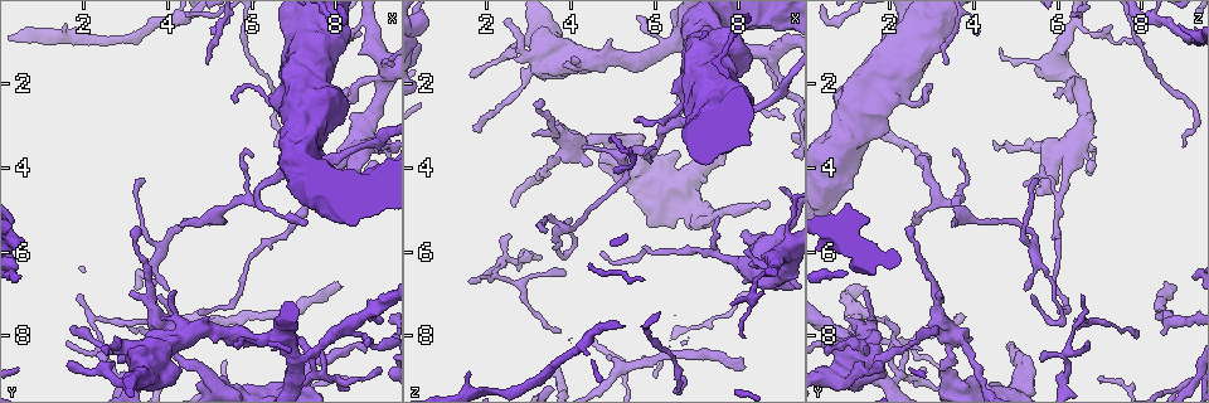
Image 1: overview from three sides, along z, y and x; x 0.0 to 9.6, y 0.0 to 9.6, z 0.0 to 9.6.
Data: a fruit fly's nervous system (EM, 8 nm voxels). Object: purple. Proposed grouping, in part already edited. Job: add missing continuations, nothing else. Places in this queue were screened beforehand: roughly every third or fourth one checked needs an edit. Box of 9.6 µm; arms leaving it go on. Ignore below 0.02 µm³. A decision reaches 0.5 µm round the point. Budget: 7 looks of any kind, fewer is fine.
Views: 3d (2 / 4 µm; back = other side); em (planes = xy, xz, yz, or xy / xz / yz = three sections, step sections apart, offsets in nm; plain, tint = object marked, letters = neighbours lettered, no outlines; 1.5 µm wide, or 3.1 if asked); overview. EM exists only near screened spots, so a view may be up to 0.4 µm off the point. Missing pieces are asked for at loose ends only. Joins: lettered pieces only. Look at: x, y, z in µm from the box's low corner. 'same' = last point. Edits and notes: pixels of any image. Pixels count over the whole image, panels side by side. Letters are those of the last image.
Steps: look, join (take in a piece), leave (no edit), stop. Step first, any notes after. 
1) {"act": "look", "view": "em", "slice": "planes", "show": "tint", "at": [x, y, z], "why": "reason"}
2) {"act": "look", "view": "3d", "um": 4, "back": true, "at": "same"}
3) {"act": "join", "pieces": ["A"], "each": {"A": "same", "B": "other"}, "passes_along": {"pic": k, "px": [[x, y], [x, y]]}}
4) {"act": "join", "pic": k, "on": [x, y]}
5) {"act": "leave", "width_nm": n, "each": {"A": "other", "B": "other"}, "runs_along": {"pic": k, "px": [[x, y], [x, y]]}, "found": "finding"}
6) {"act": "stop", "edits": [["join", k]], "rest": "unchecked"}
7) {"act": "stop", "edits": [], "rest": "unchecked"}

{"act": "look", "view": "3d", "um": 4, "at": [3.10, 7.05, 3.15], "why": "branch stops here"}

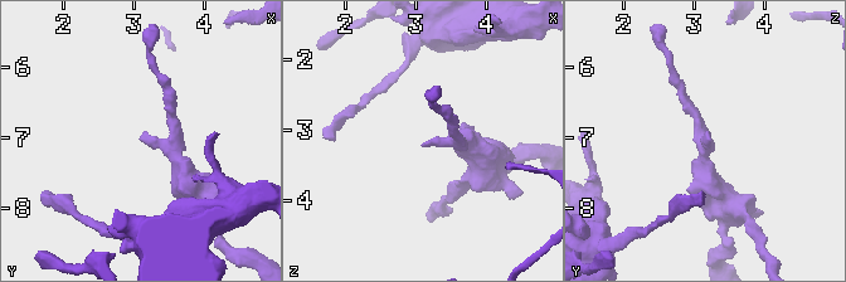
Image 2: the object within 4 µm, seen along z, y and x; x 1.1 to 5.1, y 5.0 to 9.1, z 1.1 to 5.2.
{"act": "look", "view": "em", "slice": "planes", "show": "letters", "at": [3.10, 7.00, 3.15], "why": "now the EM"}

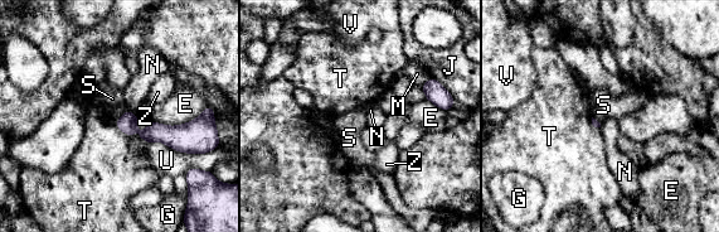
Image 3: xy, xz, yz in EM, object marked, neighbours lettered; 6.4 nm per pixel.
{"act": "leave", "longest_contact_nm": ["E", 340], "each": {"E": "other", "G": "other", "J": "other", "M": "other", "N": "other", "S": "other", "T": "other", "U": "other", "V": "other", "Z": "other"}, "border": {"pic": 3, "px": [[115, 122], [127, 136]]}, "found": "none of them fits"}

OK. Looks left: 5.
{"act": "look", "view": "em", "slice": "xz", "step": 8, "show": "letters", "at": [8.05, 4.70, 5.60], "why": "thick end"}

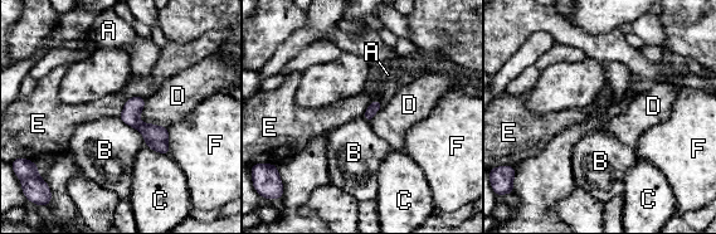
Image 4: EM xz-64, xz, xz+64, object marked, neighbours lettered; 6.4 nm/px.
{"act": "leave", "each": {"A": "other", "B": "other", "C": "other", "D": "other", "E": "other", "F": "other"}, "found": "none of them fits"}

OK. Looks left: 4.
{"act": "look", "view": "3d", "um": 2, "at": [8.10, 6.80, 8.75]}

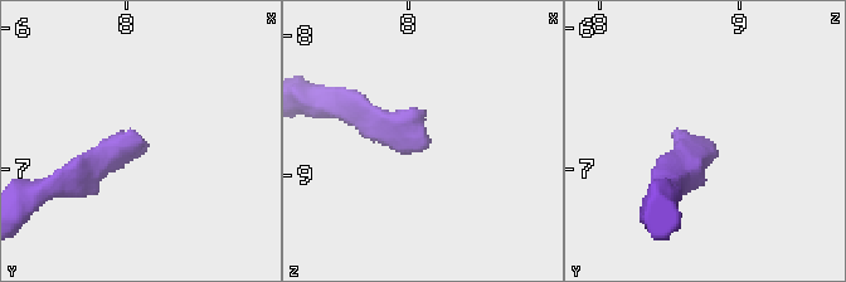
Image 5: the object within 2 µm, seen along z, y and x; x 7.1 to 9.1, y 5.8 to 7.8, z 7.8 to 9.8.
{"act": "look", "view": "em", "slice": "xy", "step": 8, "show": "letters", "at": [8.10, 6.78, 8.78]}

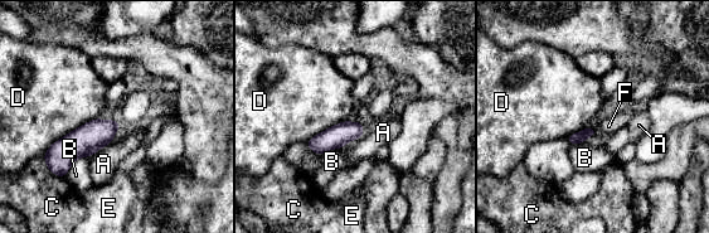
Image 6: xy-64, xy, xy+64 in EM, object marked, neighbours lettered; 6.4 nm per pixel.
{"act": "look", "view": "em", "slice": "planes", "show": "letters", "at": "same"}

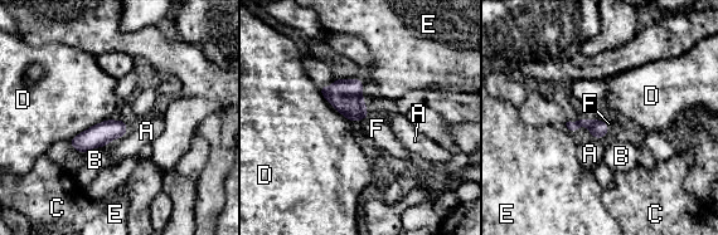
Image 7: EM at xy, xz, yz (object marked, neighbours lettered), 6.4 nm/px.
{"act": "join", "pieces": ["F"], "each": {"A": "other", "B": "other", "C": "other", "D": "other", "E": "other", "F": "same"}, "passes_along": {"pic": 7, "px": [[98, 136], [125, 126], [130, 123]]}, "found": "it goes on there"}

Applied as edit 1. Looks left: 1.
{"act": "stop", "edits": [["join", 7]], "rest": "unchecked"}

